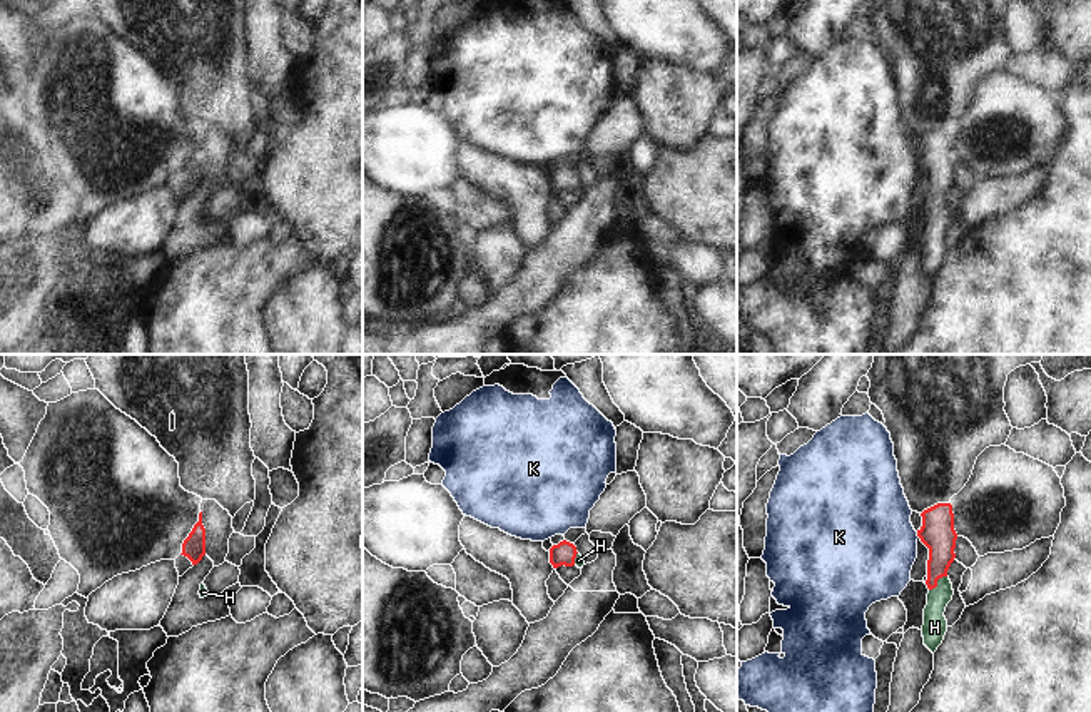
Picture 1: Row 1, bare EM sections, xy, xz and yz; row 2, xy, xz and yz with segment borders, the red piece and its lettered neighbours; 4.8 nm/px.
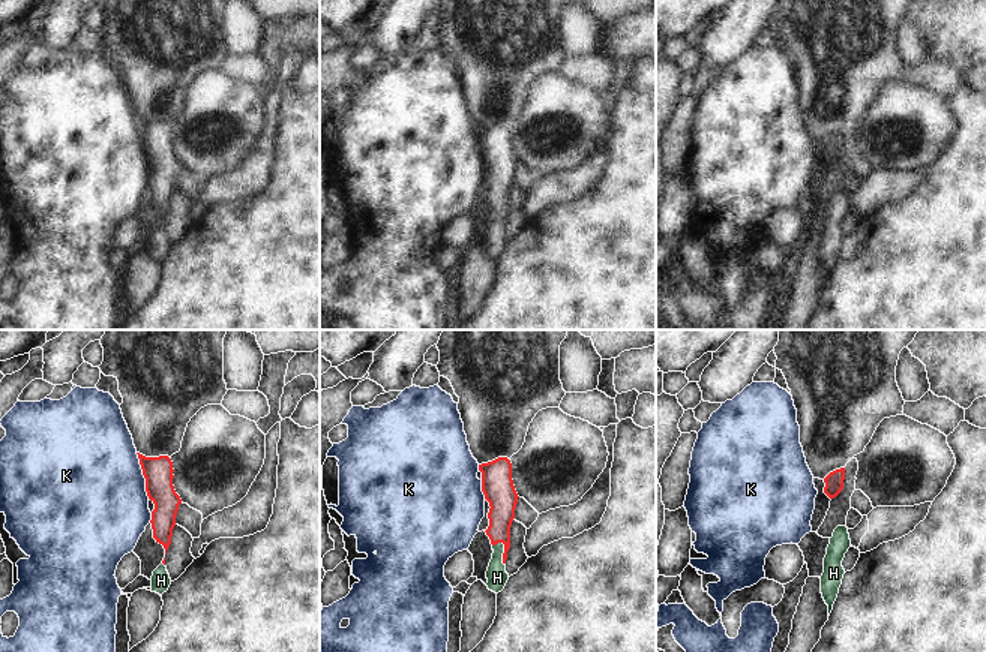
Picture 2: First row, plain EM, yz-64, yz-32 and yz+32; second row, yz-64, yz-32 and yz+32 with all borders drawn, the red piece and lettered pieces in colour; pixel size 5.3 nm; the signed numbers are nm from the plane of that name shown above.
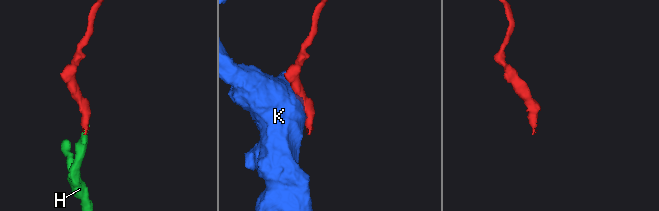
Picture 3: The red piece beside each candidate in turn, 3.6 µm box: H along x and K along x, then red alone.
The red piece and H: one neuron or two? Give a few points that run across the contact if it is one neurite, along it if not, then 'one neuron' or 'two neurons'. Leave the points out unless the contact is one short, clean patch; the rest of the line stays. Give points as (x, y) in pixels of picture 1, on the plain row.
line yz (938, 159), (936, 208), (934, 253); one neuron

